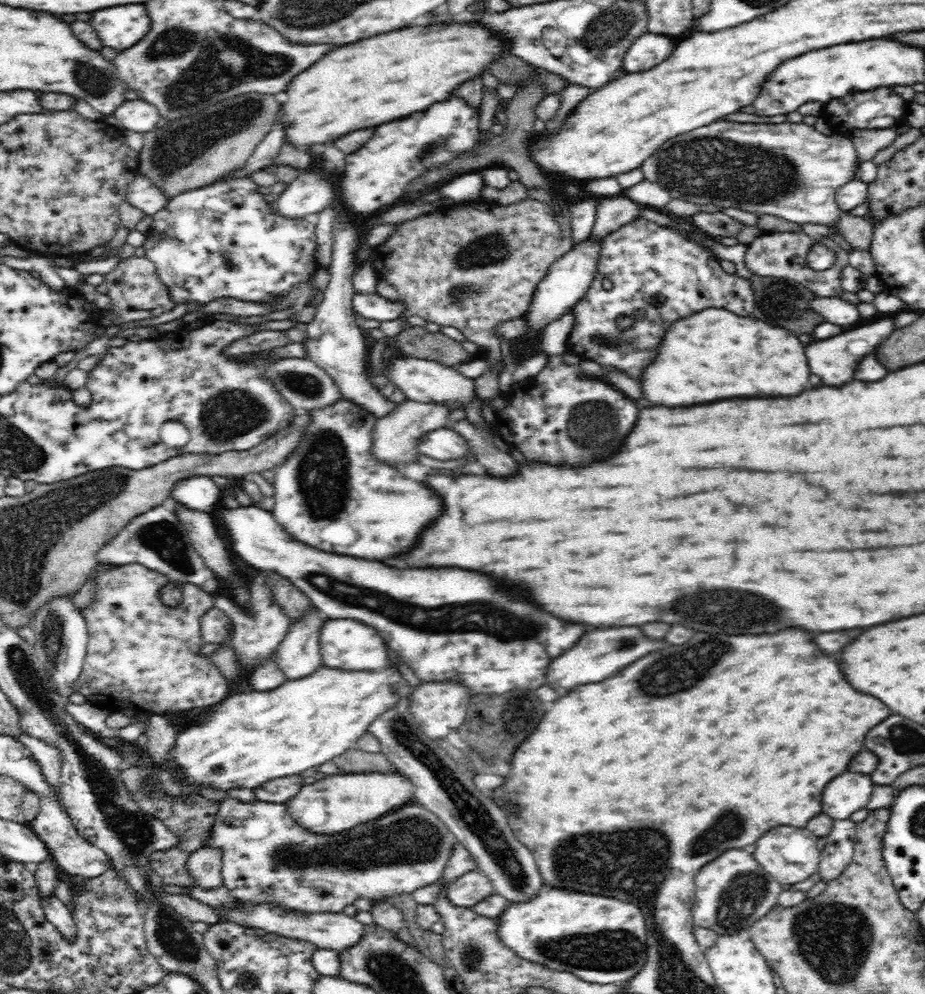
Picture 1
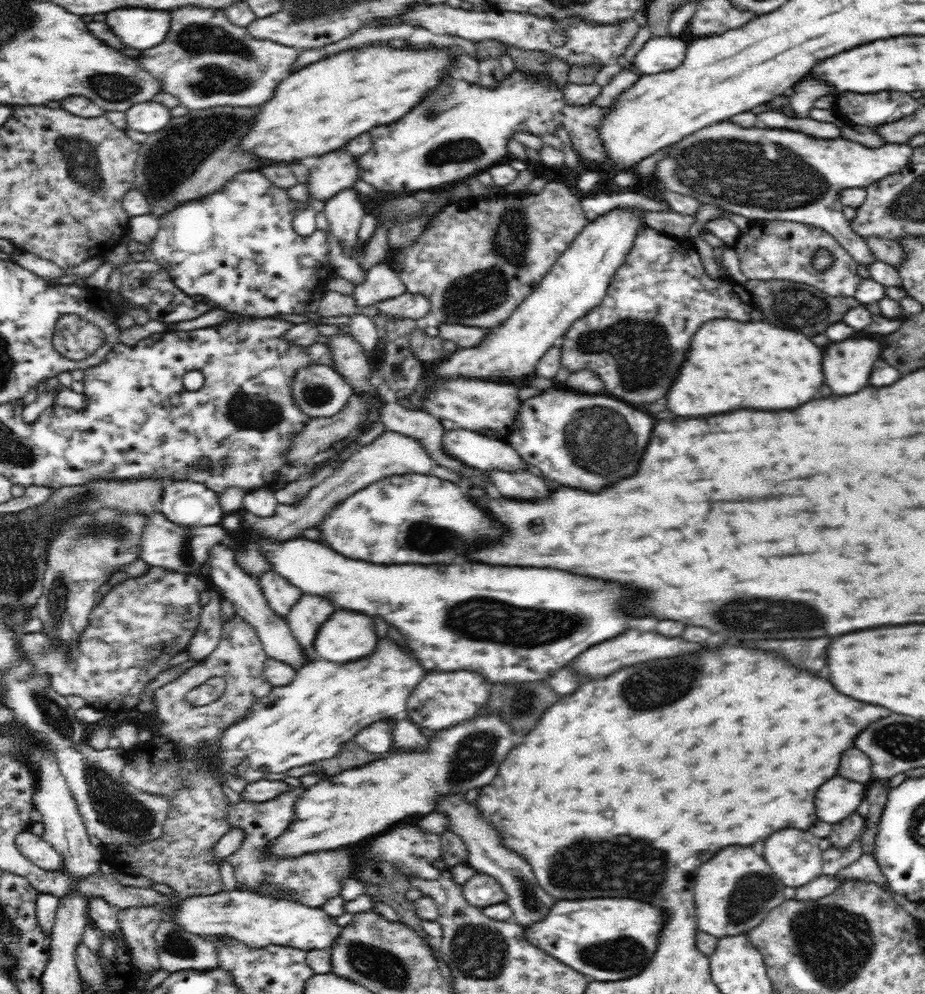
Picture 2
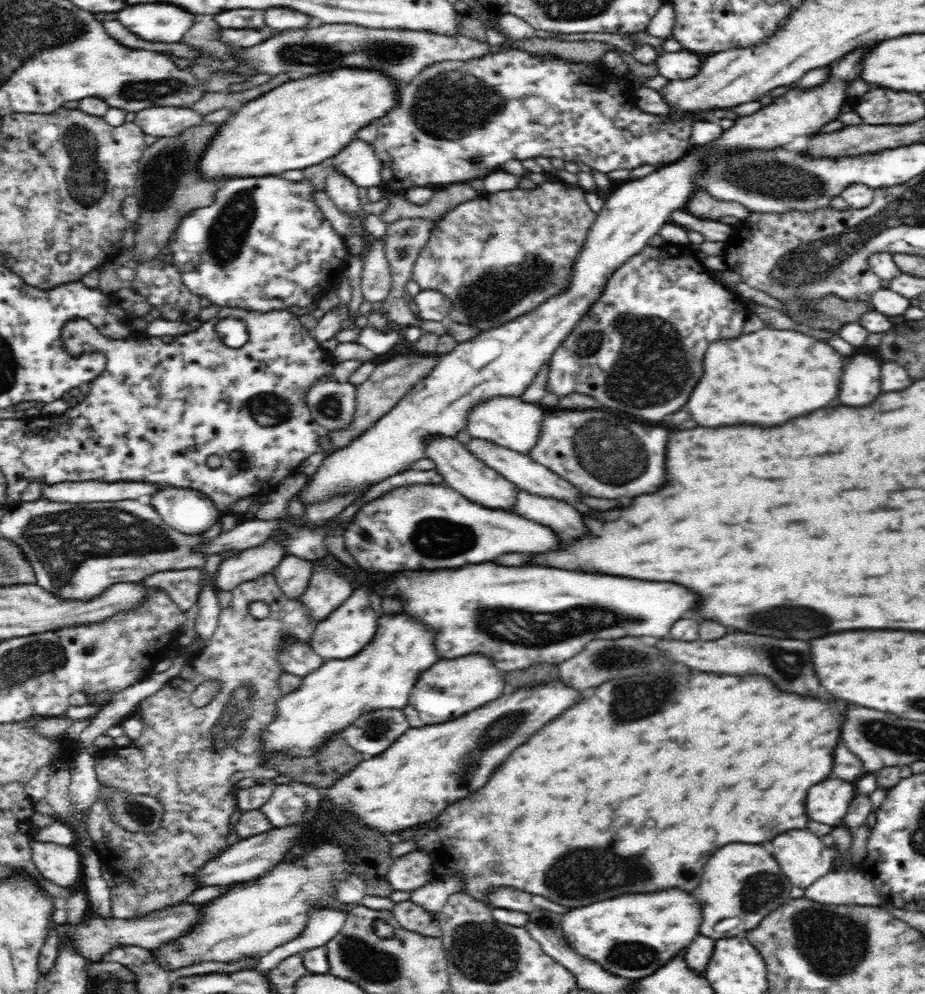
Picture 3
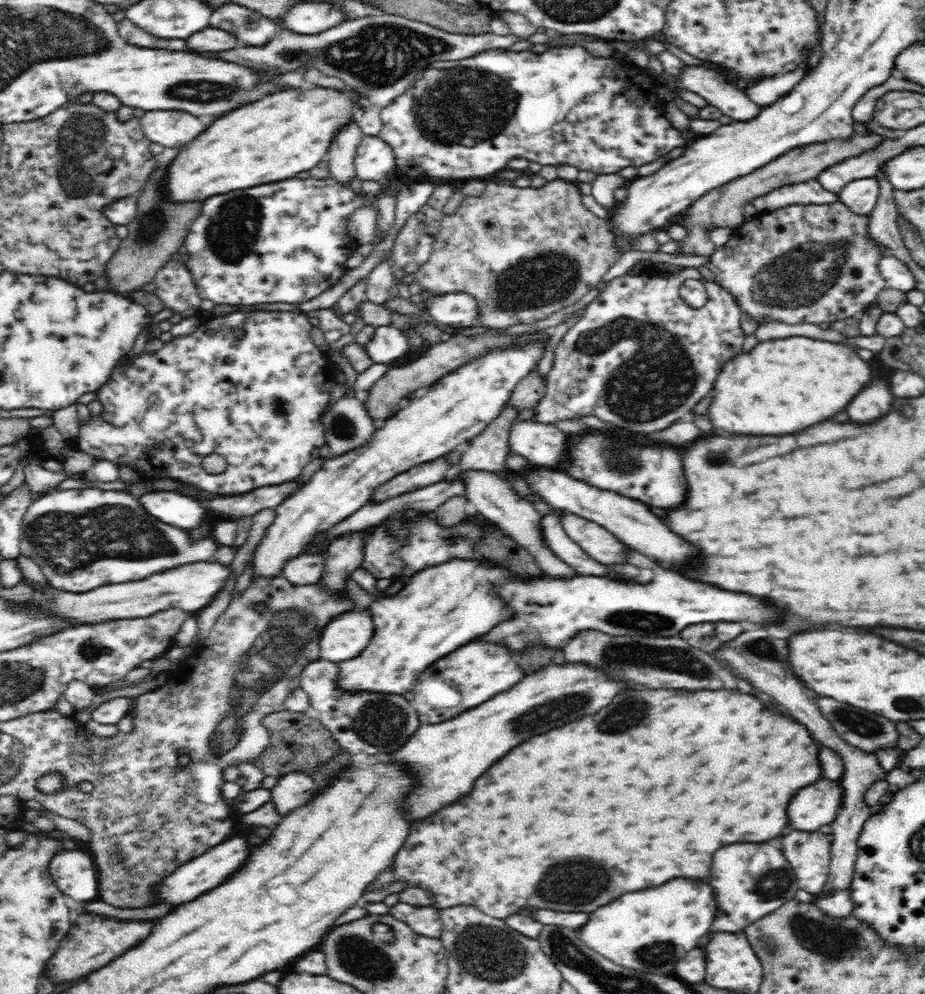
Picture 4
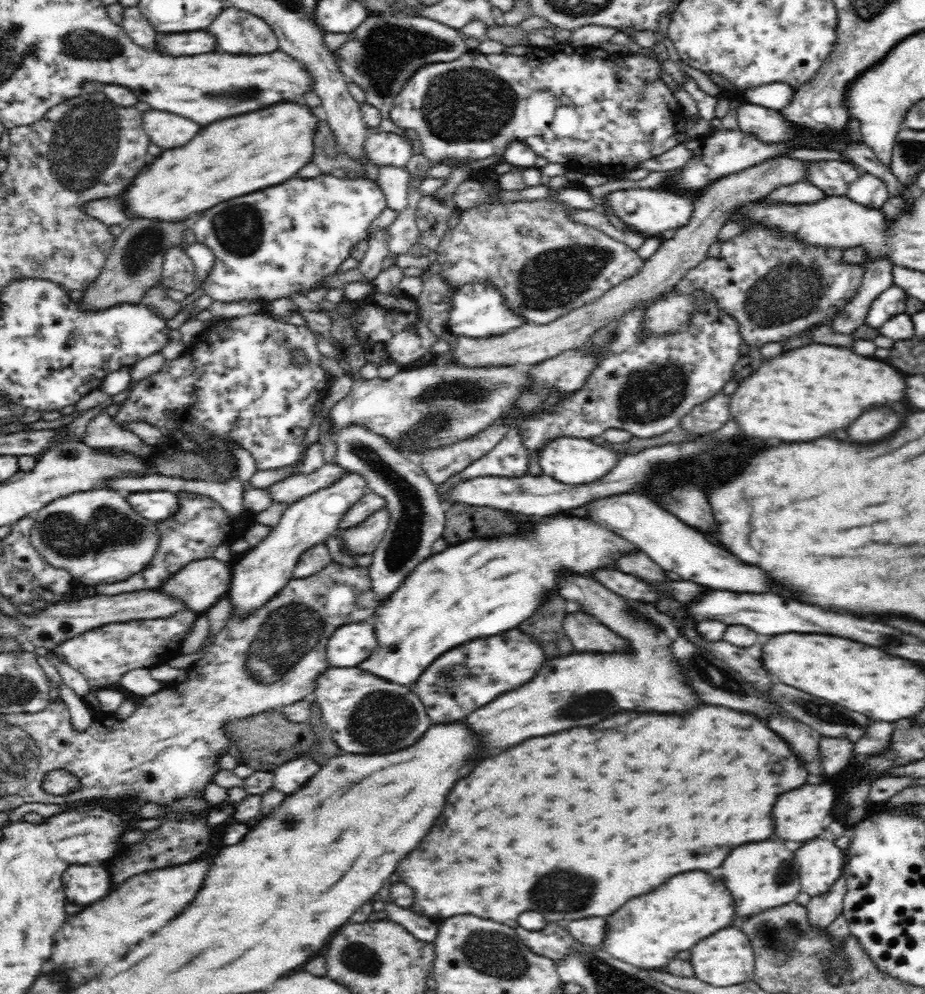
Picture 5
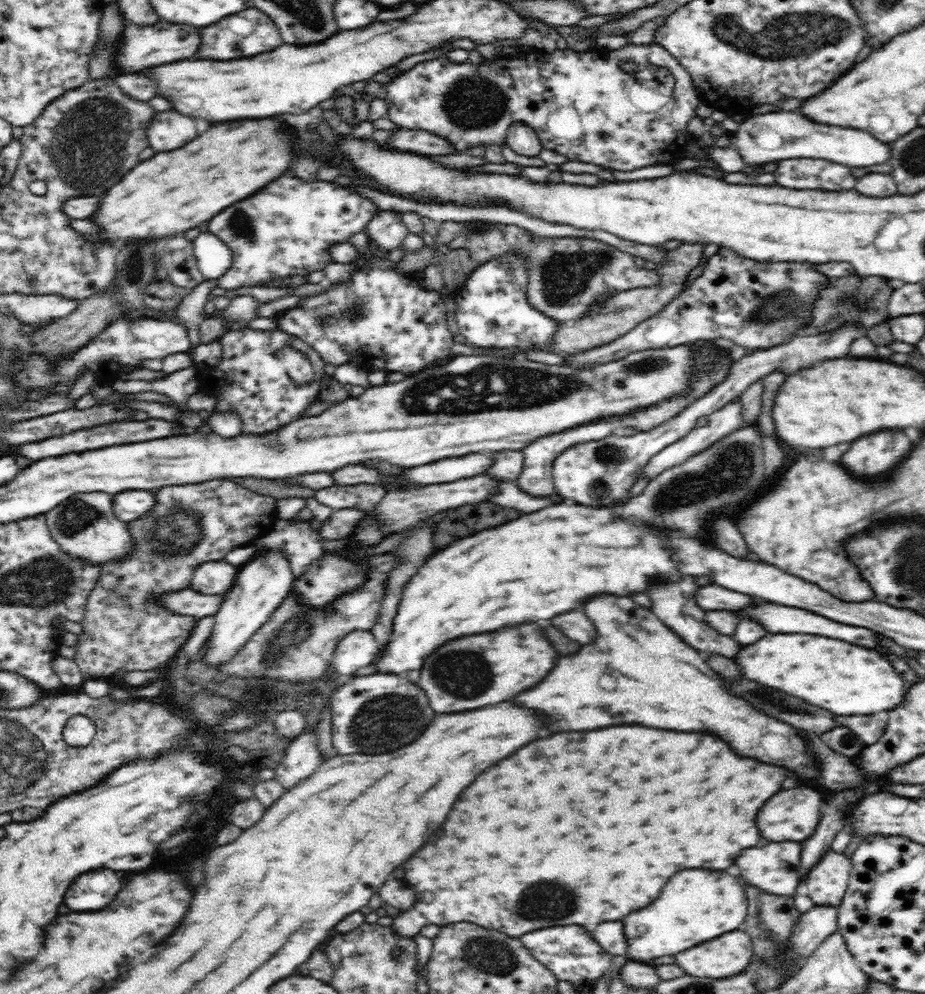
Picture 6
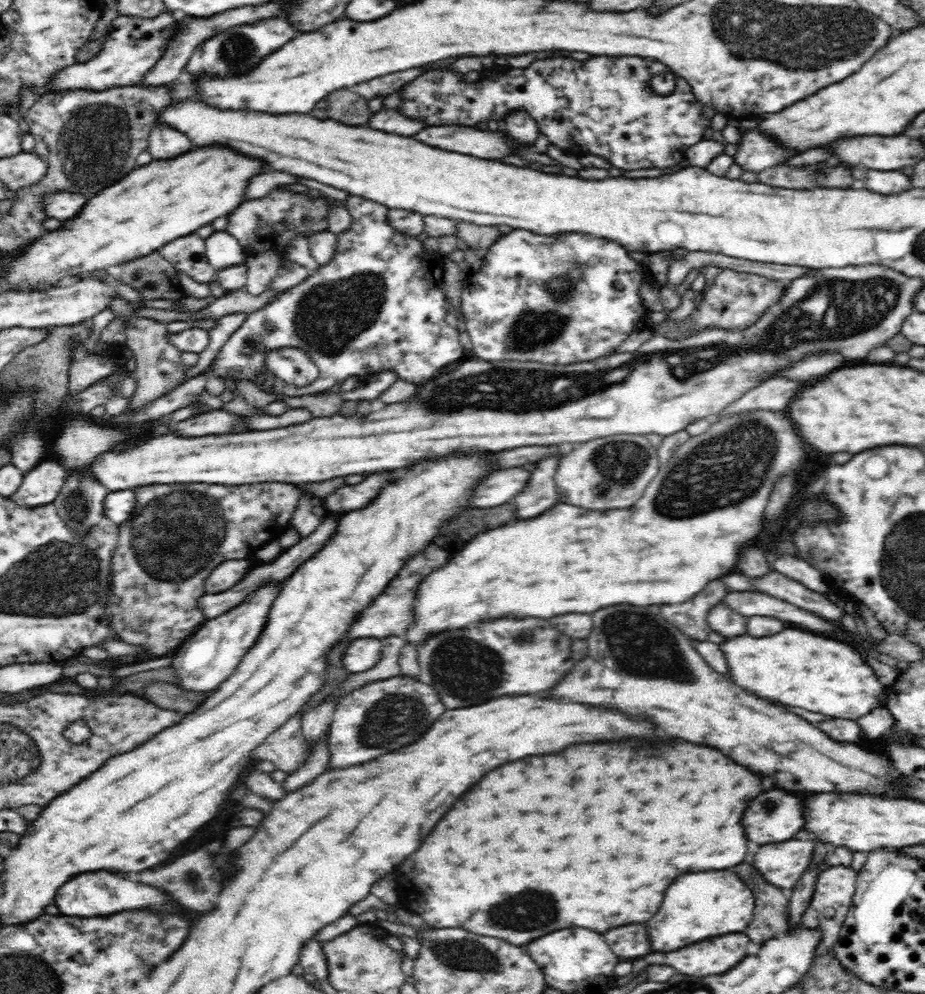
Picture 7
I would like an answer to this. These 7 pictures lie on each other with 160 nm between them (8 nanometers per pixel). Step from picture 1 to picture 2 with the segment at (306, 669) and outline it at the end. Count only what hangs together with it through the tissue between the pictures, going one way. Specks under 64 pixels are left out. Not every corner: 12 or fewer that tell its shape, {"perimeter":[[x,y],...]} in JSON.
{"perimeter":[[303,594],[285,616],[305,658],[334,611],[329,596]]}

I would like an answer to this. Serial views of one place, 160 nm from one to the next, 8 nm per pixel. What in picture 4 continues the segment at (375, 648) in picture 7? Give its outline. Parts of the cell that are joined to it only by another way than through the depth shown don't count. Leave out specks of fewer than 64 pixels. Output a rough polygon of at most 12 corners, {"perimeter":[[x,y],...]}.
{"perimeter":[[368,609],[340,614],[323,628],[320,656],[344,663],[368,646]]}

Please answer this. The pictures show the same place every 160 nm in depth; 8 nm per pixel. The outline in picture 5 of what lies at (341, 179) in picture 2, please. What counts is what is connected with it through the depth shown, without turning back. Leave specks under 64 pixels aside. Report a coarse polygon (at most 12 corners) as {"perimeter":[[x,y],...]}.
{"perimeter":[[379,130],[365,140],[376,166],[404,168],[412,140]]}

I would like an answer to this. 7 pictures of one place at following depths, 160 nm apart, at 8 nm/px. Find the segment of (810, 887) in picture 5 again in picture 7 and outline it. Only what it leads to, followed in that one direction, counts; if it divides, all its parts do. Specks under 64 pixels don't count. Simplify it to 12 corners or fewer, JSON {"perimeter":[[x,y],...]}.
{"perimeter":[[852,867],[818,875],[811,906],[822,939],[812,963],[837,944],[856,892]]}

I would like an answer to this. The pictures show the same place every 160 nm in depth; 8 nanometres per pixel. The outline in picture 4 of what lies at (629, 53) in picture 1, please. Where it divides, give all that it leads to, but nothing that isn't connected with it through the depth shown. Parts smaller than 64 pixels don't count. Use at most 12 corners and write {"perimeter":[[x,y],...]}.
{"perimeter":[[686,66],[683,86],[733,121],[763,109],[723,73]]}

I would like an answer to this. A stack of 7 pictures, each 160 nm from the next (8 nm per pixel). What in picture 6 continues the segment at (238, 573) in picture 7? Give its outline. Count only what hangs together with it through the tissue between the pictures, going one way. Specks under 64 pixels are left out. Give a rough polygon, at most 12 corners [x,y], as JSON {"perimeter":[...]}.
{"perimeter":[[225,559],[194,571],[191,589],[208,595],[232,588],[239,567]]}

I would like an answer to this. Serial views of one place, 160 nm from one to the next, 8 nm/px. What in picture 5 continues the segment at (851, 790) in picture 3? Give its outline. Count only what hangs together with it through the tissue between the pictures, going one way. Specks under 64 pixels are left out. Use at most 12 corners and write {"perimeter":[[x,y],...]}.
{"perimeter":[[804,784],[778,798],[774,834],[820,836],[836,806],[830,784]]}

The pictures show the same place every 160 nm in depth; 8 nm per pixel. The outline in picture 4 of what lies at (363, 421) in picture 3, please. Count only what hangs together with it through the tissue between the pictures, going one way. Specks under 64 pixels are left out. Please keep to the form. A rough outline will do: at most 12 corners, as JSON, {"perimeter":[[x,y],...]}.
{"perimeter":[[486,327],[453,333],[425,356],[392,367],[365,397],[373,420],[388,419],[402,398],[490,351],[546,346],[545,329],[522,334]]}

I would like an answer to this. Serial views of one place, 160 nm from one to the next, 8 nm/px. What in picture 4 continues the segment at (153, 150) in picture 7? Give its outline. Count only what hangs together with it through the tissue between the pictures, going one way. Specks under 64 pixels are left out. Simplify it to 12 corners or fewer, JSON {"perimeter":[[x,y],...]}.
{"perimeter":[[146,111],[146,138],[168,148],[204,132],[184,111]]}

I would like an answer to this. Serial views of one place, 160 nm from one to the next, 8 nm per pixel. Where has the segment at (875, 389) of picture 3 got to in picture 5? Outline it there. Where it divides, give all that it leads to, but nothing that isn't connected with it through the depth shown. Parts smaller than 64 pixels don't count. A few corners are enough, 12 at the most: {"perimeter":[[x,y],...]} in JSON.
{"perimeter":[[872,408],[850,426],[852,442],[872,444],[892,436],[900,414]]}

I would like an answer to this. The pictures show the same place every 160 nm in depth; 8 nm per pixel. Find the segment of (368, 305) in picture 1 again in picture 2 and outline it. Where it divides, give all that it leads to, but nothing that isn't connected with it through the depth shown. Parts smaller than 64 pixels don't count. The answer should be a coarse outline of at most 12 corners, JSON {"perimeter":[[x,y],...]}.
{"perimeter":[[404,293],[374,304],[384,317],[427,317],[431,302],[423,294]]}

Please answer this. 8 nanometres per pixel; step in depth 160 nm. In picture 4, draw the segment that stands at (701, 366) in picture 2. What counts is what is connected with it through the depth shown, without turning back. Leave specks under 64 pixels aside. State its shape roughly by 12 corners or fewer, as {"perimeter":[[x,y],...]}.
{"perimeter":[[768,339],[723,366],[709,417],[784,436],[872,382],[852,348]]}

